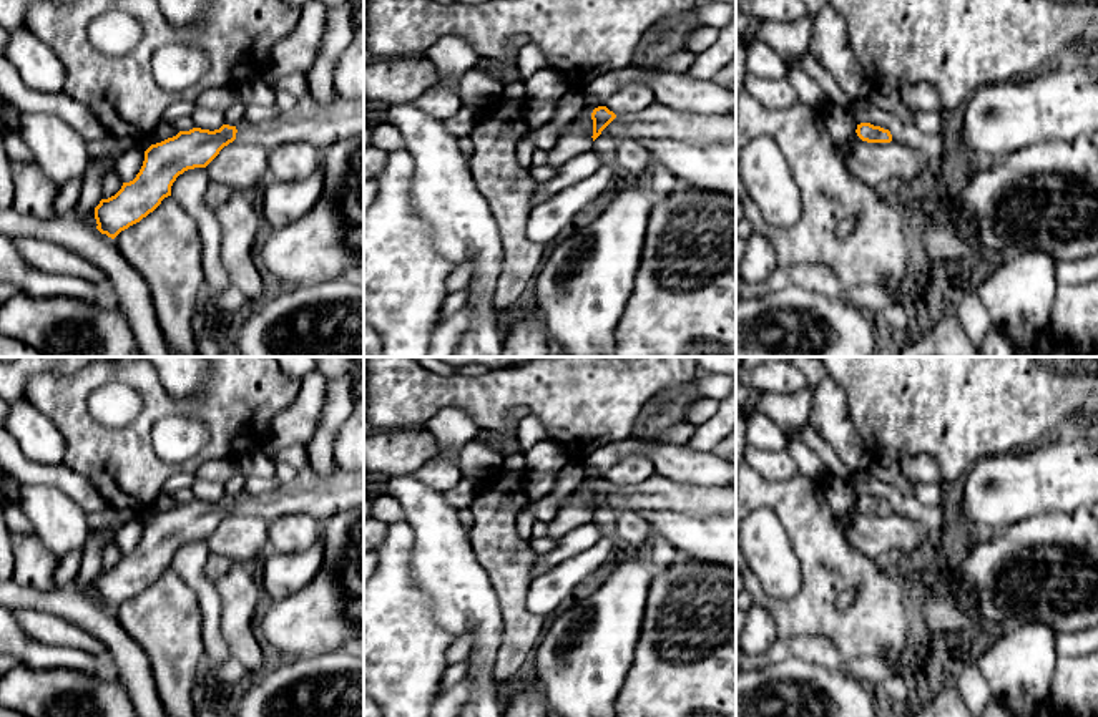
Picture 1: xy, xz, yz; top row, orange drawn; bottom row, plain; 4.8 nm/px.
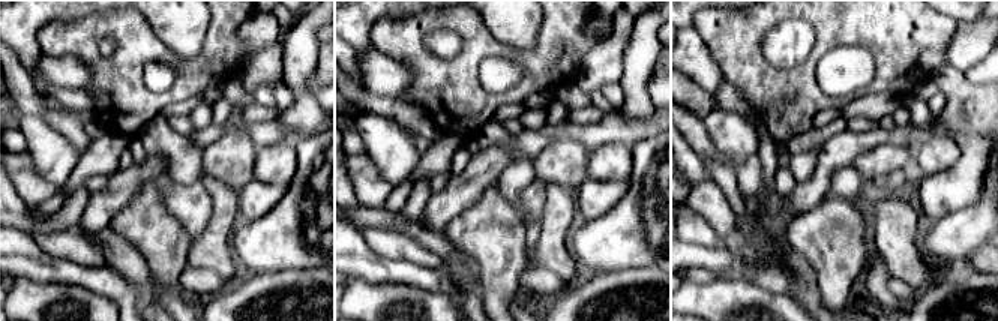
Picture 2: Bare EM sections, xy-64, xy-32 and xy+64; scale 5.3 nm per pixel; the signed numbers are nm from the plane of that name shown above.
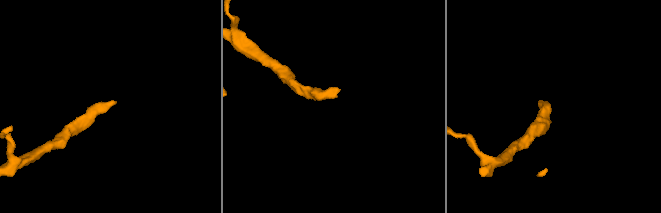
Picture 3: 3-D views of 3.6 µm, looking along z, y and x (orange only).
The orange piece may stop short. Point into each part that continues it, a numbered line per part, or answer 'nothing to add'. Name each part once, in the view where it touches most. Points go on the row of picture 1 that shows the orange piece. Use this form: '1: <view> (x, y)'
1: xy (308, 121)

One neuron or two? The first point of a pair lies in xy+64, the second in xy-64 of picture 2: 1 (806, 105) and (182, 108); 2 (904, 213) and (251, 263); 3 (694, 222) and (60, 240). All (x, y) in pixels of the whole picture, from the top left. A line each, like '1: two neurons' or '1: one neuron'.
1: two neurons
2: two neurons
3: one neuron

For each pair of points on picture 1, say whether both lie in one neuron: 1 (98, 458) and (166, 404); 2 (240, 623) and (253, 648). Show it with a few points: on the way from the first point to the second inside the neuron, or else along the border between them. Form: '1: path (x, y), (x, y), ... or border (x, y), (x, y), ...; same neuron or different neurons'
1: path (115, 452), (150, 417); same neuron
2: path (240, 629), (246, 641); same neuron

